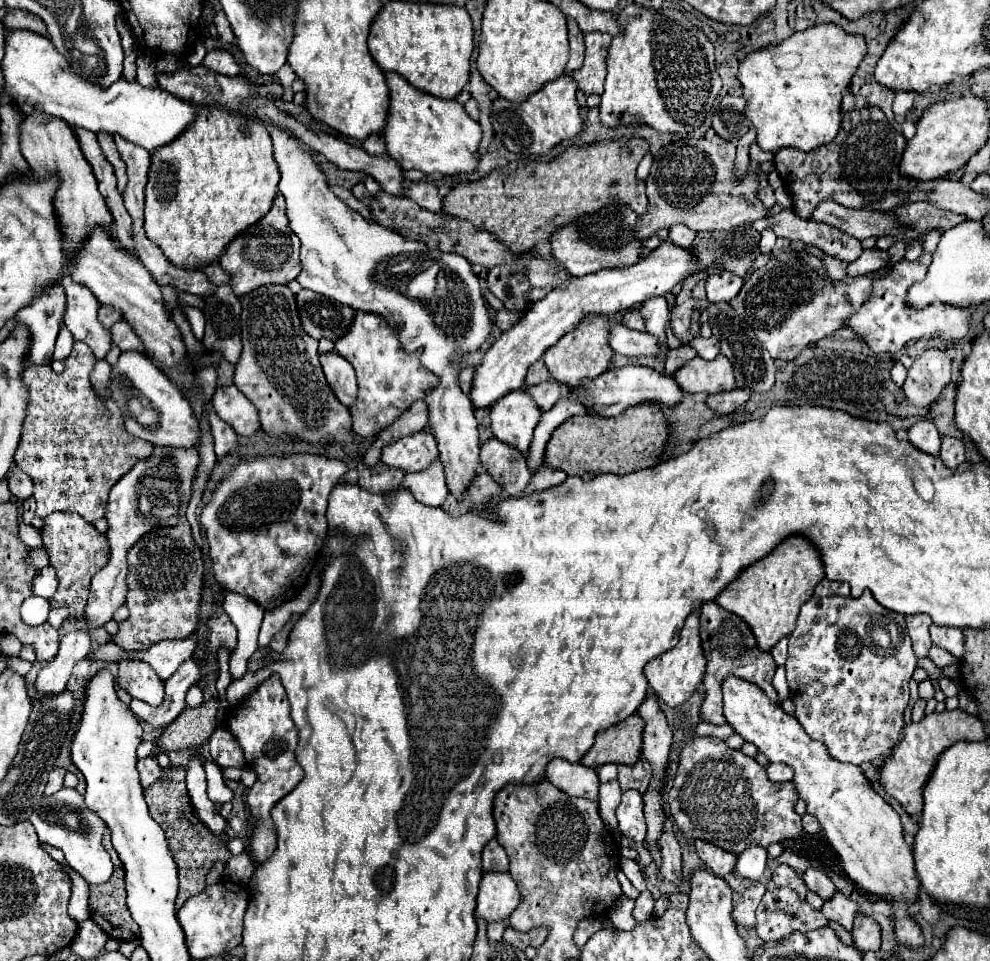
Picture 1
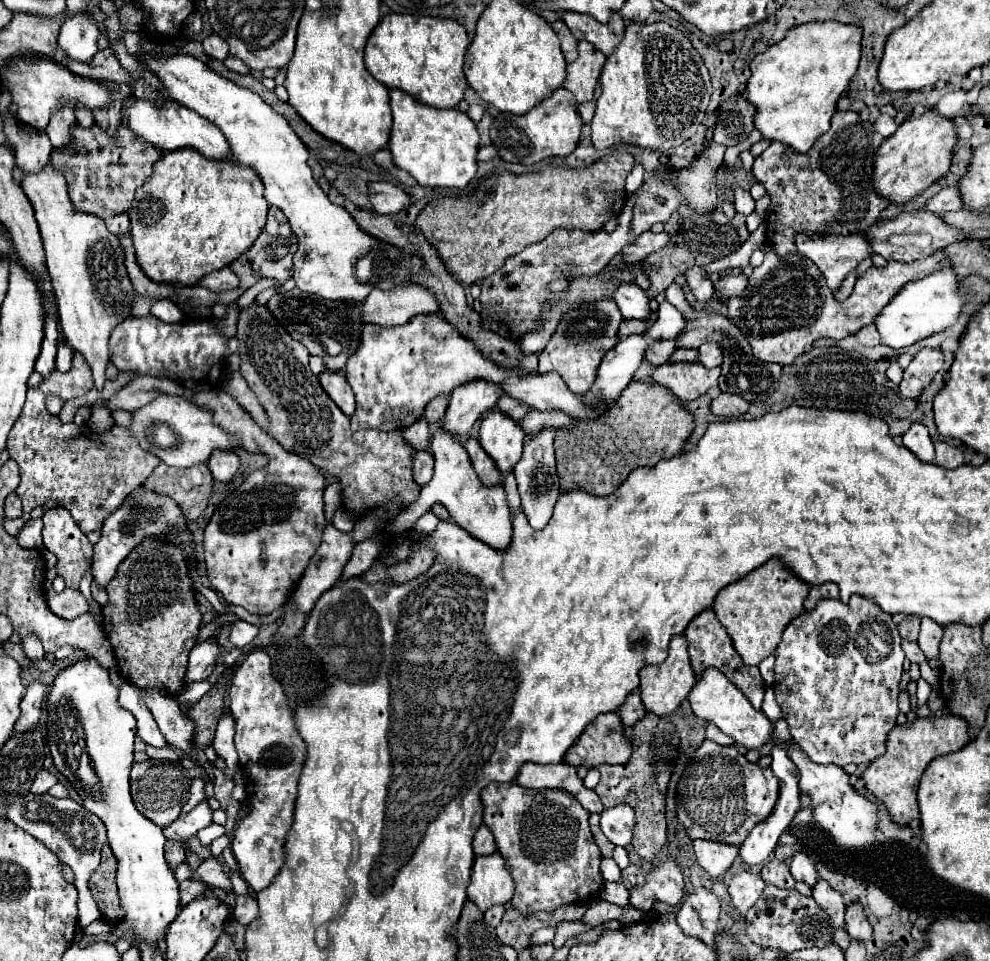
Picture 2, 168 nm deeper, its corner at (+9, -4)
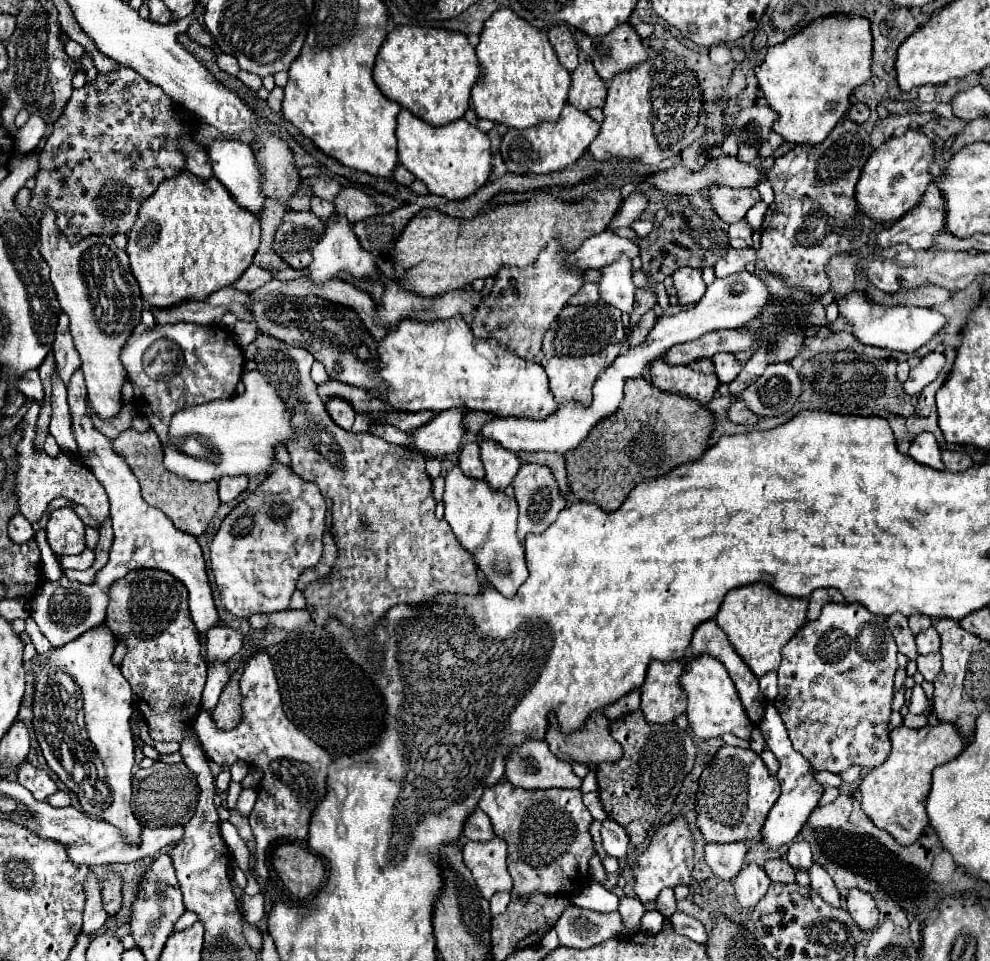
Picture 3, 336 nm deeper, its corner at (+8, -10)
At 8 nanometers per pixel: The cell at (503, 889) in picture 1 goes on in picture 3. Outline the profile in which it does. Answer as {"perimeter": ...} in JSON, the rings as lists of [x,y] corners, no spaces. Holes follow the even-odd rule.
{"perimeter":[[[494,836],[490,842],[466,842],[464,864],[470,868],[480,894],[490,900],[496,892],[512,892],[512,878],[506,870],[506,844]]]}

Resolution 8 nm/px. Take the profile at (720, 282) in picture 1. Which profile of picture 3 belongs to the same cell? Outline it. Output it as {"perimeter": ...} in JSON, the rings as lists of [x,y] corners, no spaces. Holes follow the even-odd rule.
{"perimeter":[[[678,268],[674,272],[674,288],[678,292],[680,304],[696,304],[704,296],[706,284],[698,268]]]}

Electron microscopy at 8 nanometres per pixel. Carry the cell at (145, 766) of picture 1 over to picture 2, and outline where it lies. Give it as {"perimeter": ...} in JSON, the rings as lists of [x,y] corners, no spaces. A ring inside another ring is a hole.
{"perimeter":[[[145,760],[141,764],[133,764],[131,770],[131,796],[137,810],[147,816],[157,826],[169,826],[181,812],[183,804],[189,800],[189,786],[191,776],[181,762],[171,760]]]}

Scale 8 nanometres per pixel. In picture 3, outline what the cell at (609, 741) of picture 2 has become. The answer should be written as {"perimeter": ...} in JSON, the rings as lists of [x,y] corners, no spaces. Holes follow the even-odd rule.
{"perimeter":[[[594,712],[584,728],[570,736],[560,734],[556,726],[548,728],[546,742],[552,754],[566,762],[598,766],[602,762],[616,762],[622,756],[622,748],[612,736],[610,720],[602,712]]]}

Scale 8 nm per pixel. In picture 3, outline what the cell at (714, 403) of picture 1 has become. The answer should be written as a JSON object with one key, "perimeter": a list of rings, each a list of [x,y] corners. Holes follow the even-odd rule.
{"perimeter":[[[736,400],[730,408],[728,408],[728,420],[734,424],[744,424],[744,426],[752,426],[758,422],[758,416],[748,410],[748,406],[742,400]]]}

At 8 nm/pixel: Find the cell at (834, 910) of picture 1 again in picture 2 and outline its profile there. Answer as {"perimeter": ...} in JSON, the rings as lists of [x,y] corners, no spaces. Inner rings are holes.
{"perimeter":[[[819,878],[811,890],[813,890],[815,902],[819,902],[819,906],[823,906],[823,910],[829,914],[831,922],[835,922],[835,928],[843,928],[845,926],[845,922],[843,922],[845,904],[843,904],[841,894],[837,890],[833,890],[823,878]]]}

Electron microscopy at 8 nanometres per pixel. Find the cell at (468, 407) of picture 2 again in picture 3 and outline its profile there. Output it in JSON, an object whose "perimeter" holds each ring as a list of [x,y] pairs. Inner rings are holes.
{"perimeter":[[[464,406],[444,410],[428,426],[422,426],[412,432],[414,442],[410,448],[424,456],[448,456],[460,448],[464,436],[464,416],[468,410]]]}

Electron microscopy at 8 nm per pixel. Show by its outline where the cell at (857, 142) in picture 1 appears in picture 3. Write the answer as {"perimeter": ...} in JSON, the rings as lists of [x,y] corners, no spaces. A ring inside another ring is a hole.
{"perimeter":[[[842,118],[824,142],[816,146],[796,146],[776,158],[774,166],[766,170],[766,180],[774,188],[774,202],[764,216],[760,248],[730,247],[728,254],[714,266],[716,276],[726,278],[745,270],[750,262],[764,260],[766,270],[780,274],[790,286],[806,288],[816,296],[826,294],[830,290],[830,280],[824,272],[828,258],[838,252],[864,248],[874,230],[872,218],[858,208],[854,194],[870,154],[868,132],[860,124]]]}

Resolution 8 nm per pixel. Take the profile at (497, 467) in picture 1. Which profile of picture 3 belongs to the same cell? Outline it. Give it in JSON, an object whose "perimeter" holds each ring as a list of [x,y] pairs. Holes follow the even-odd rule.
{"perimeter":[[[468,442],[468,444],[462,446],[458,464],[460,464],[460,468],[462,468],[462,472],[466,476],[484,478],[484,468],[482,468],[482,460],[480,460],[480,452],[478,452],[478,444],[476,442]]]}

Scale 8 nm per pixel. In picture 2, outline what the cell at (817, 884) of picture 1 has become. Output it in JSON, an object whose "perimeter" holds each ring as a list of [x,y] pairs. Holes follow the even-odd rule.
{"perimeter":[[[797,852],[791,860],[791,874],[795,880],[803,880],[805,884],[813,886],[817,882],[817,870],[815,870],[815,864],[813,860],[803,854],[803,852]]]}

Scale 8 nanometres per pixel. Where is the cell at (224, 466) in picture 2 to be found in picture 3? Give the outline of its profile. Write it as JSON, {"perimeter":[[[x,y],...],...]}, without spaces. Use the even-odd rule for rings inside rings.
{"perimeter":[[[234,476],[234,478],[220,478],[220,500],[222,502],[232,502],[242,490],[248,488],[248,476]]]}

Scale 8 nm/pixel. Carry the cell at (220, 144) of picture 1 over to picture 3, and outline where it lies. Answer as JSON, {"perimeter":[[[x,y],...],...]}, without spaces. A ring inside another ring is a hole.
{"perimeter":[[[188,170],[180,172],[178,176],[174,176],[172,180],[164,180],[164,184],[160,184],[160,188],[148,198],[144,200],[144,204],[140,206],[140,212],[138,212],[138,218],[136,218],[136,224],[134,228],[130,230],[128,234],[128,246],[126,246],[126,252],[130,256],[130,268],[134,272],[134,278],[138,280],[140,284],[140,290],[142,290],[142,298],[150,304],[150,306],[156,306],[156,308],[168,308],[168,306],[174,306],[174,304],[180,304],[184,300],[204,300],[206,296],[210,296],[212,292],[224,288],[224,286],[230,286],[234,284],[236,278],[240,278],[240,274],[252,264],[252,256],[254,252],[258,250],[258,244],[260,244],[260,218],[258,216],[252,216],[252,212],[248,212],[246,208],[240,208],[234,200],[234,196],[226,190],[226,186],[222,182],[218,182],[216,178],[196,178],[194,174],[190,174]]]}

